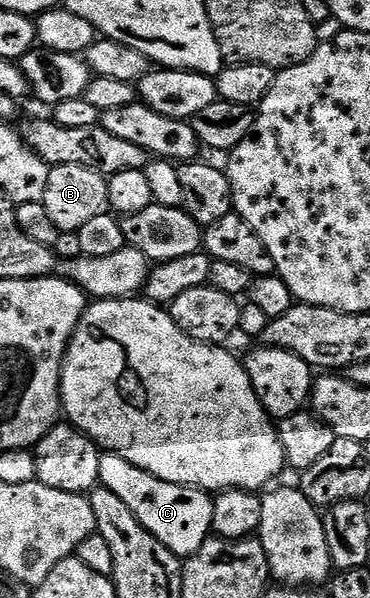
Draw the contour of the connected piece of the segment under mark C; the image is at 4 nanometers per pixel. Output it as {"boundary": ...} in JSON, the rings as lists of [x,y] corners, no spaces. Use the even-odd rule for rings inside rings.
{"boundary":[[[116,452],[100,455],[99,484],[113,490],[113,494],[117,494],[117,498],[121,498],[121,502],[125,502],[129,510],[133,510],[133,518],[137,518],[137,522],[141,522],[141,526],[145,526],[145,530],[149,530],[149,534],[153,534],[153,538],[157,538],[157,542],[161,542],[175,556],[180,558],[192,556],[197,550],[201,550],[203,543],[212,535],[213,499],[201,488],[165,482],[133,466],[133,462],[125,462],[125,458],[121,458]]]}

